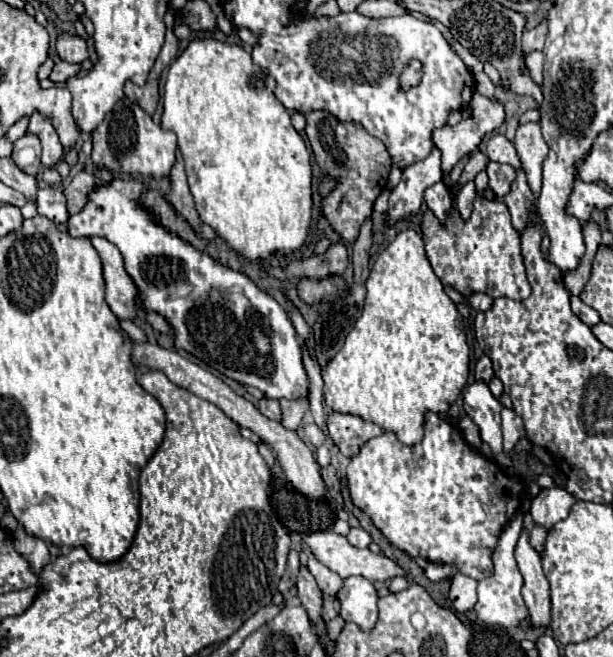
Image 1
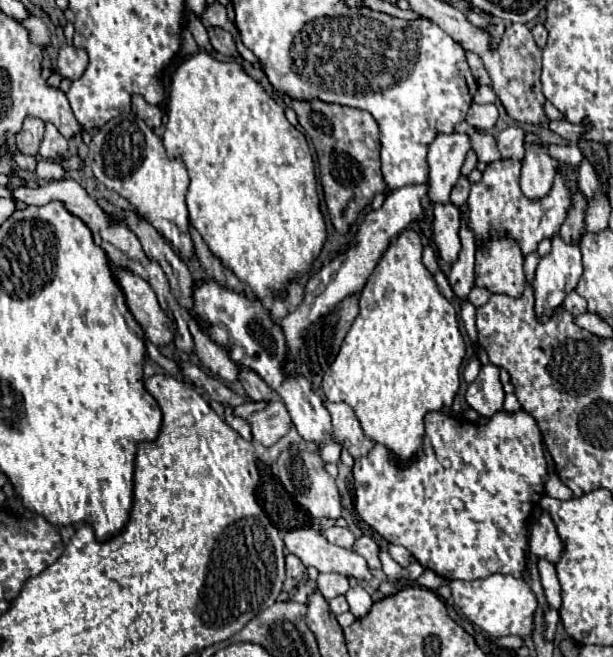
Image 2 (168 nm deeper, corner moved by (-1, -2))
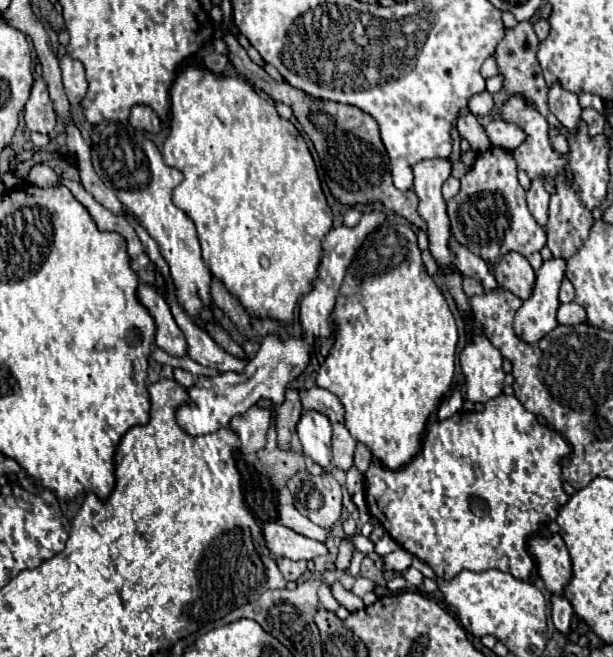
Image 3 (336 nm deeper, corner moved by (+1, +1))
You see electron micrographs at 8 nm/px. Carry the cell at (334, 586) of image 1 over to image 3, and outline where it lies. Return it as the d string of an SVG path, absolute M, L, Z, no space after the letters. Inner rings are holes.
M323 583L323 585L319 587L319 601L321 601L321 605L323 605L327 611L337 611L337 609L339 609L339 605L337 605L337 601L333 599L331 589L329 589L327 583Z

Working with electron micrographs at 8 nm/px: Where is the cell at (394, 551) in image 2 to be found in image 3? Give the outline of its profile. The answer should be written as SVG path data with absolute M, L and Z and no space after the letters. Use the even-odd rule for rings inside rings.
M385 533L383 535L383 539L375 545L375 553L379 555L379 557L385 557L385 555L389 555L389 553L393 553L393 551L397 551L399 549L399 545Z

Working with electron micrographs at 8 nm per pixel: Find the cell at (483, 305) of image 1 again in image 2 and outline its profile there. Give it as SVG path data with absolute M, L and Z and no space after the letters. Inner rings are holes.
M475 286L475 288L471 290L471 294L469 294L469 302L471 302L475 308L479 308L479 306L487 304L489 296L491 296L491 292L489 292L487 288L479 288L479 286Z

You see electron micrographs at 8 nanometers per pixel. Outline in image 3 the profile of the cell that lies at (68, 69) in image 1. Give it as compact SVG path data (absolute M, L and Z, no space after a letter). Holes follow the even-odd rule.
M37 79L31 97L25 105L25 125L33 133L51 133L55 127L55 111L49 99L49 89L43 79Z

